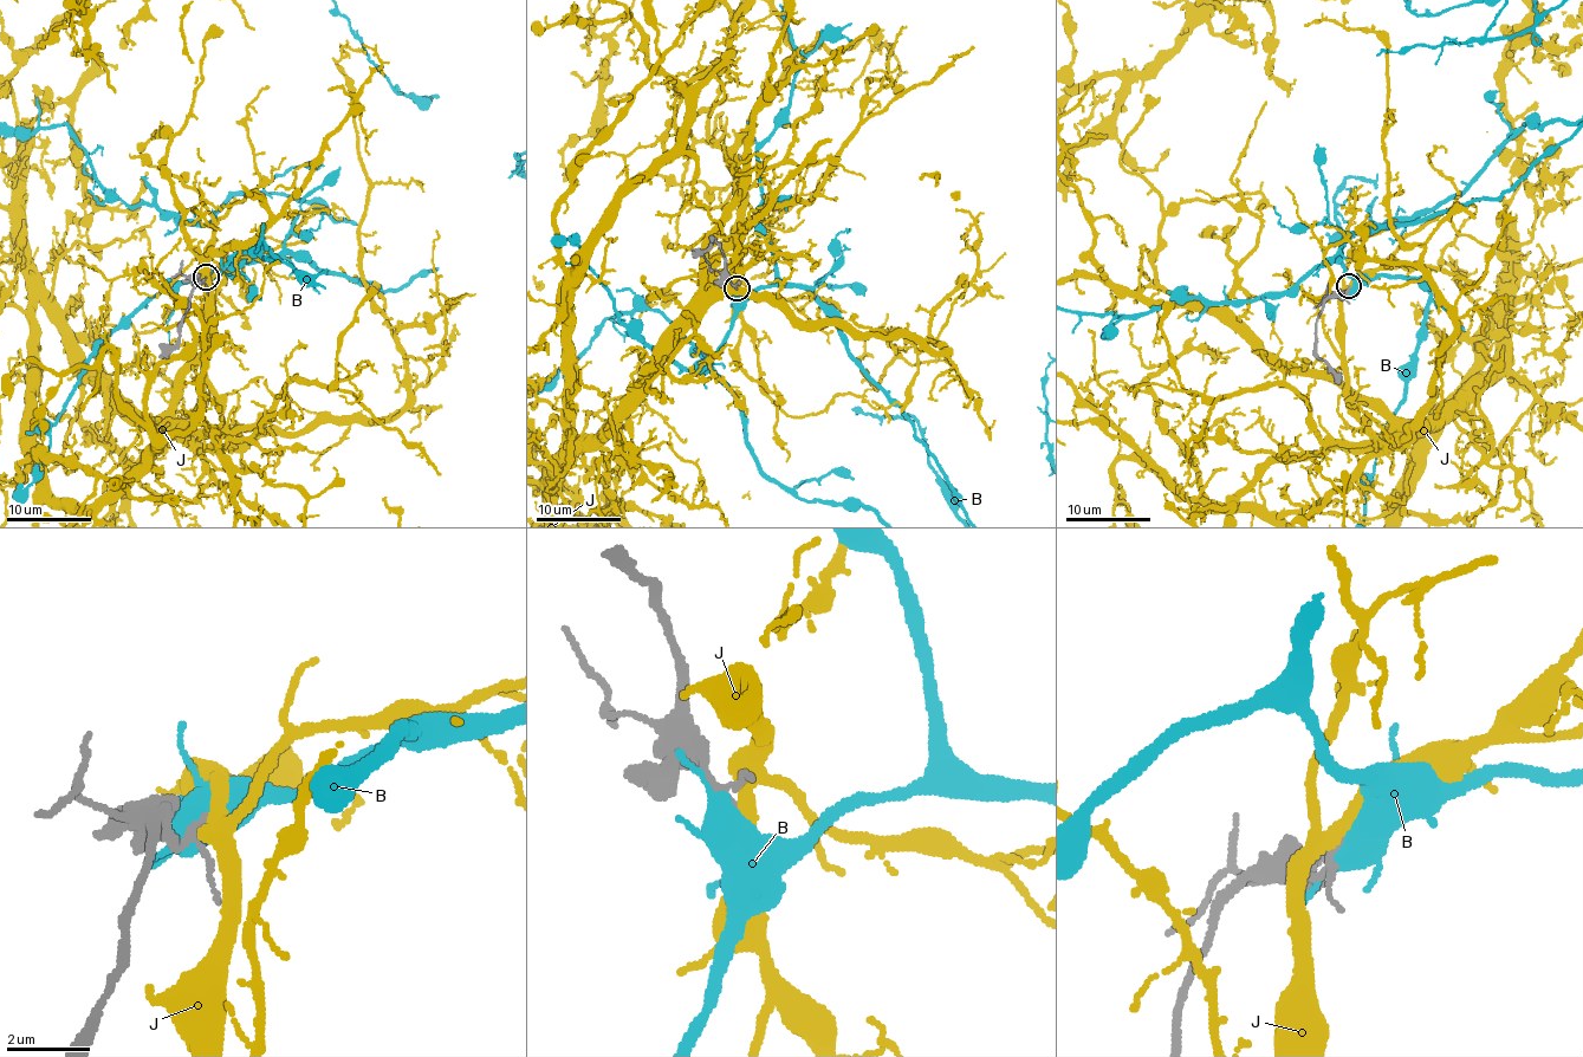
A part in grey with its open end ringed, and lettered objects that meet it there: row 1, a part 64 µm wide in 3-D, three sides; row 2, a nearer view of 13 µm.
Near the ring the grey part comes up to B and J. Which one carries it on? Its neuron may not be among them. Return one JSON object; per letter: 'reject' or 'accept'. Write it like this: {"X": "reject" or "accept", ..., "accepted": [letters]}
{"B": "reject", "J": "reject", "accepted": []}

